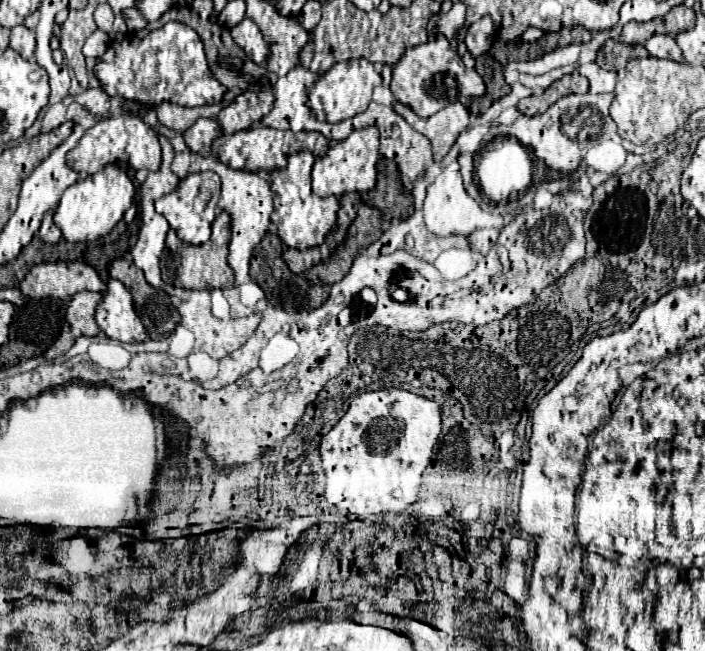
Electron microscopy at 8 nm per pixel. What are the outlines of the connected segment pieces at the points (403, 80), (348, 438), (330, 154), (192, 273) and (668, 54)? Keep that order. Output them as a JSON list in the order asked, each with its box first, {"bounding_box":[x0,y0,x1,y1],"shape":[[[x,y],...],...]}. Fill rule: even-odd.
[{"bounding_box":[390,37,484,117],"shape":[[[438,37],[434,41],[408,47],[400,61],[392,67],[392,83],[390,91],[396,101],[410,107],[418,117],[428,117],[428,91],[432,91],[432,97],[446,97],[450,101],[458,101],[460,97],[478,97],[484,95],[484,81],[474,69],[466,69],[460,61],[458,53],[450,49],[446,37]],[[446,43],[446,45],[440,45]]]},{"bounding_box":[320,389,442,515],"shape":[[[380,389],[358,395],[346,415],[320,441],[326,471],[324,497],[342,515],[402,513],[418,499],[420,477],[430,463],[442,431],[440,405],[404,389]]]},{"bounding_box":[312,127,378,197],"shape":[[[364,127],[354,129],[344,141],[334,143],[324,157],[318,157],[312,167],[312,191],[320,197],[342,197],[350,191],[370,191],[376,185],[376,161],[378,161],[378,129]]]},{"bounding_box":[160,211,234,289],"shape":[[[222,211],[212,223],[212,235],[204,245],[188,245],[176,237],[170,229],[166,235],[166,249],[160,255],[160,271],[162,281],[182,289],[222,289],[232,287],[234,275],[226,263],[228,255],[228,239],[230,239],[230,215]]]},{"bounding_box":[644,35,684,61],"shape":[[[652,35],[644,47],[652,57],[664,57],[664,59],[674,59],[674,61],[684,61],[682,51],[678,49],[674,37],[670,35]]]}]

